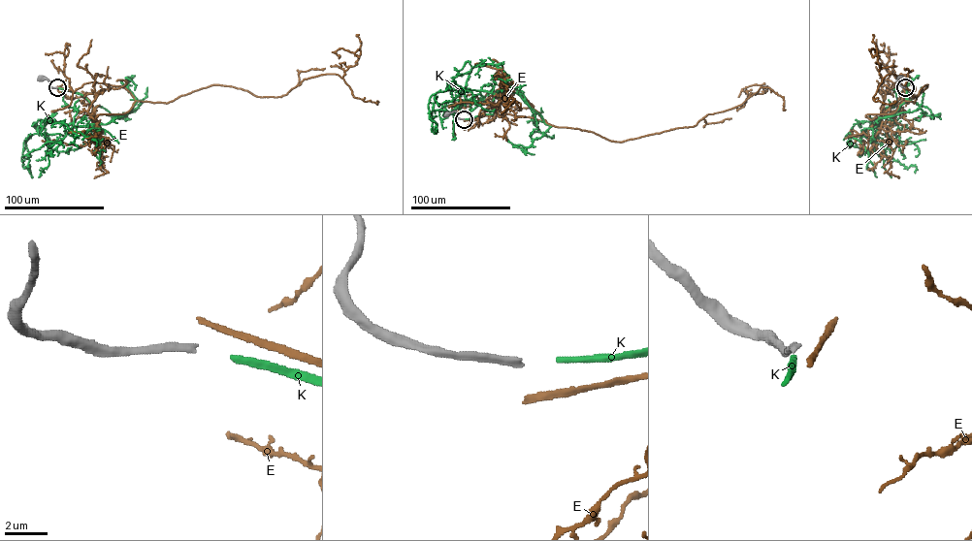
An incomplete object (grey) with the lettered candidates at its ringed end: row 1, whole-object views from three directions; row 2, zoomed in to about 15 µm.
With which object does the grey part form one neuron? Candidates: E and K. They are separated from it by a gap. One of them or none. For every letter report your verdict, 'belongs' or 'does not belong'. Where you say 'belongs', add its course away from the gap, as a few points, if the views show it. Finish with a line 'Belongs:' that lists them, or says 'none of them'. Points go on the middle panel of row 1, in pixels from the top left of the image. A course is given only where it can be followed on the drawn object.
E: does not belong
K: belongs; course (465, 119), (494, 113), (500, 101), (494, 94), (515, 92), (550, 126), (544, 133), (515, 88)
Belongs: K

